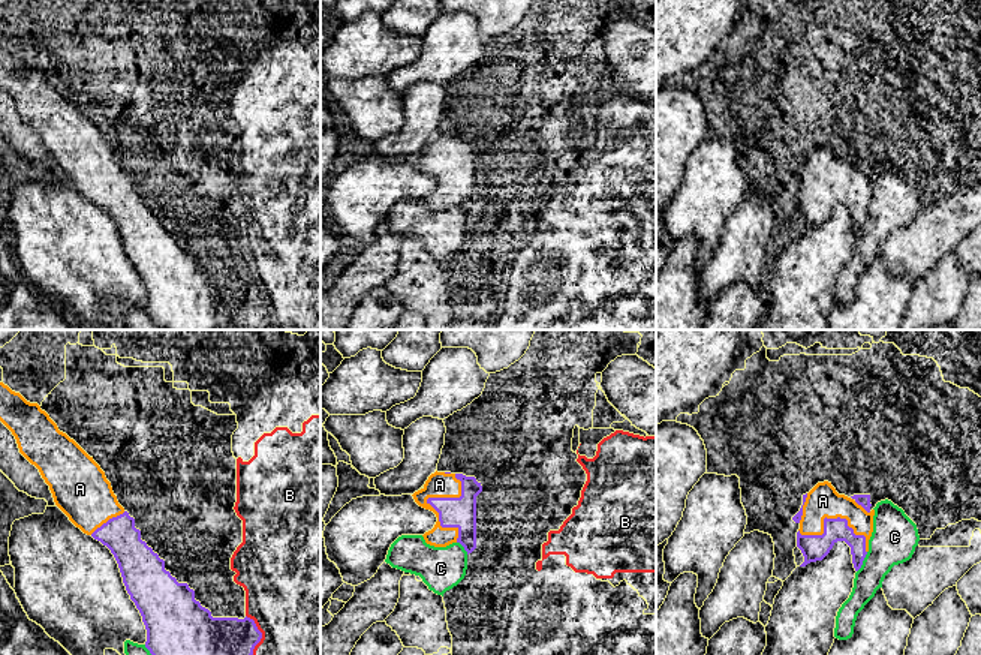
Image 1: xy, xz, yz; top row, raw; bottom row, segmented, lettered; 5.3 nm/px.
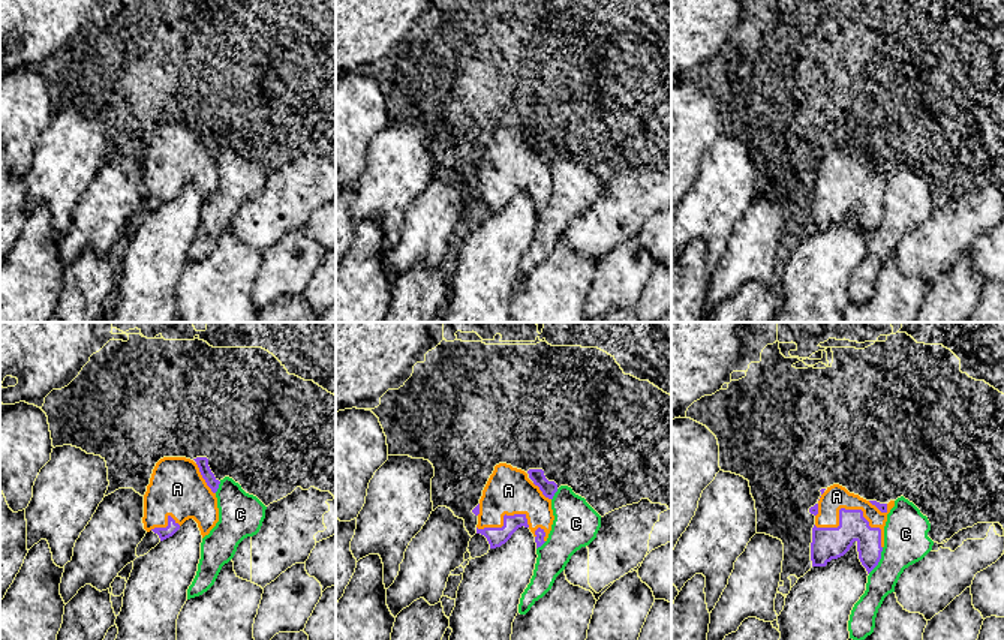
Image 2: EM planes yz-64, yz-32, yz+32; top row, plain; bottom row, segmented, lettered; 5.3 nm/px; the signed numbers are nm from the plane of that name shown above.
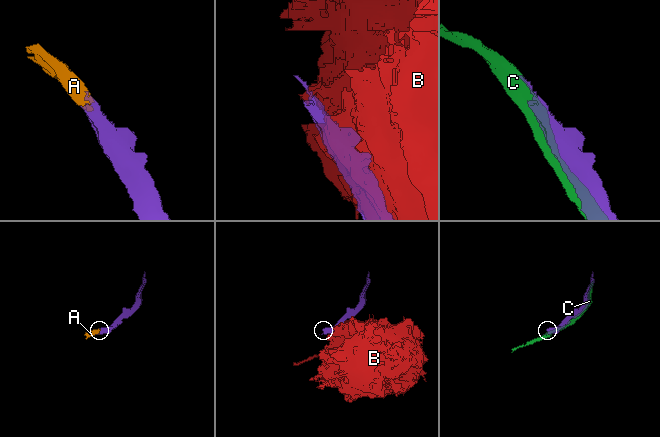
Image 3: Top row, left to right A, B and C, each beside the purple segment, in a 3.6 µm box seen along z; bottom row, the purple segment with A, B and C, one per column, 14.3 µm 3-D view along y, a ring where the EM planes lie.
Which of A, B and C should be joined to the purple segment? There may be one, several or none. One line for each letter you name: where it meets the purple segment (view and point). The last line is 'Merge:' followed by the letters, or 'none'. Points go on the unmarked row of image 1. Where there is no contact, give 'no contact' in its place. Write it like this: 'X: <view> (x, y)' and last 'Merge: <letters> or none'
A: xz (427, 164)
Merge: A

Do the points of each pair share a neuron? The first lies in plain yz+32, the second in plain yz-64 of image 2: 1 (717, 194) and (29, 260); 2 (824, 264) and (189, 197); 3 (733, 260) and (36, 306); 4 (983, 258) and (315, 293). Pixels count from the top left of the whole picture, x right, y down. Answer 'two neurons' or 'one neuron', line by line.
1: two neurons
2: one neuron
3: two neurons
4: two neurons

